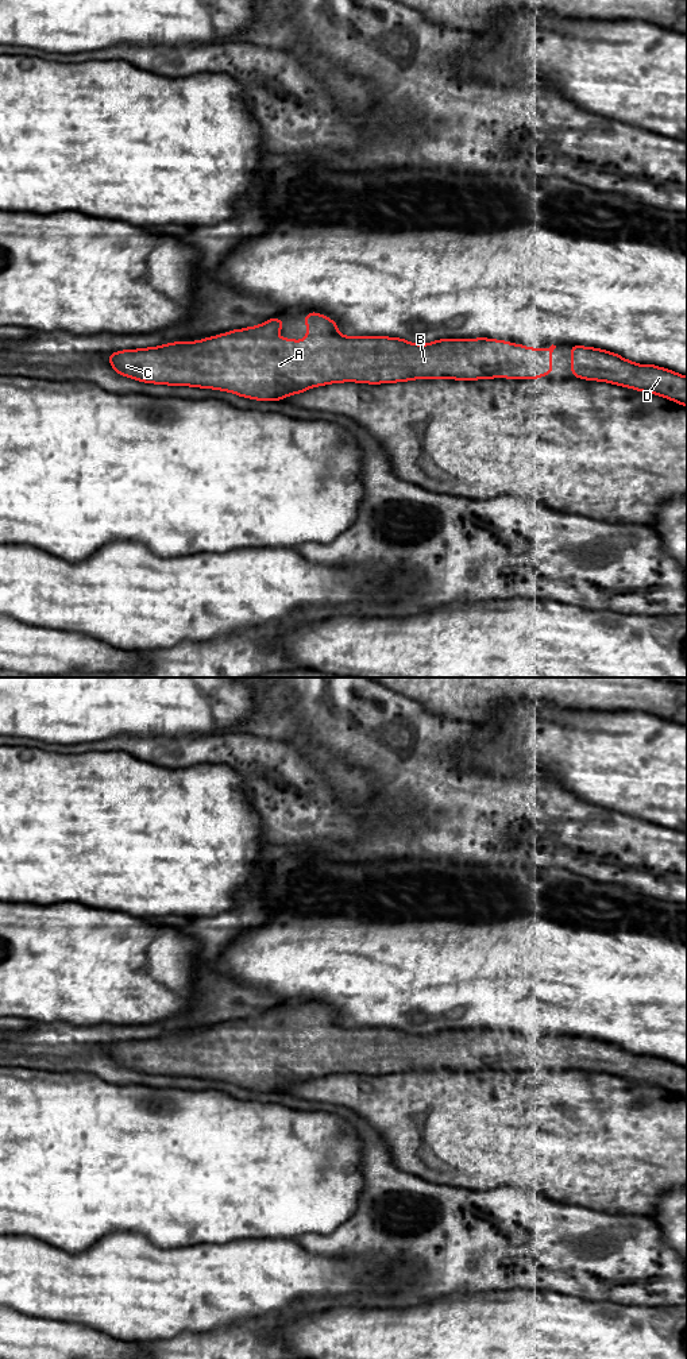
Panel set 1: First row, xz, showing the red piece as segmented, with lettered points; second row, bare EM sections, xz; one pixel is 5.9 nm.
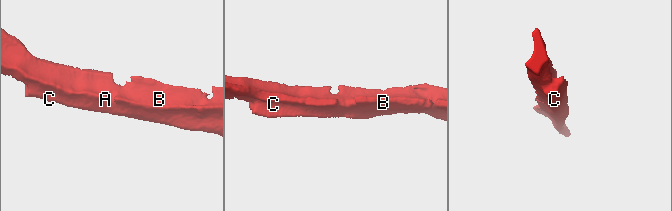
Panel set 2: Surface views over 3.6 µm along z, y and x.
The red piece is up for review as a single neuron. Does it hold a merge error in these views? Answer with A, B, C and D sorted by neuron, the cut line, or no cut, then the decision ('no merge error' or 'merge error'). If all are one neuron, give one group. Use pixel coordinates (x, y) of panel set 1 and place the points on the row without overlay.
A B C D; no cut; no merge error

